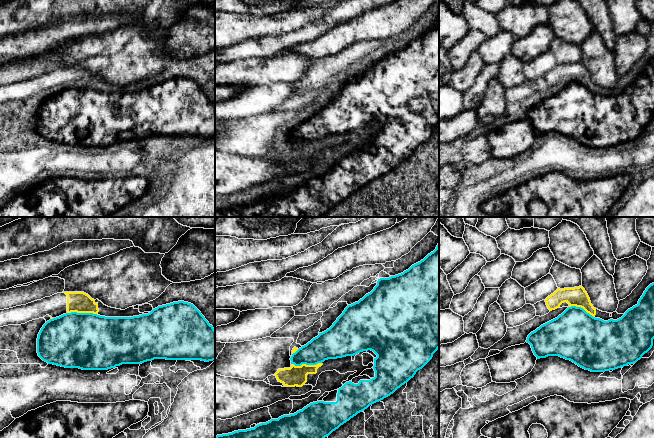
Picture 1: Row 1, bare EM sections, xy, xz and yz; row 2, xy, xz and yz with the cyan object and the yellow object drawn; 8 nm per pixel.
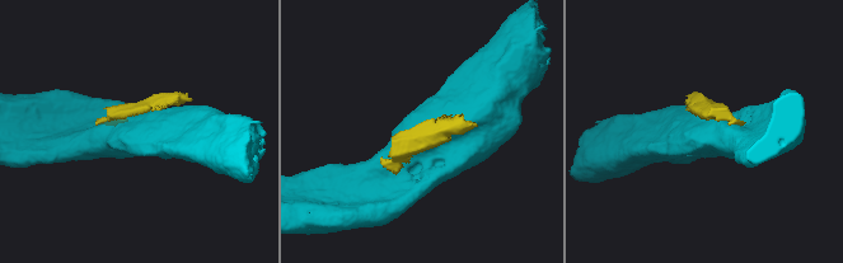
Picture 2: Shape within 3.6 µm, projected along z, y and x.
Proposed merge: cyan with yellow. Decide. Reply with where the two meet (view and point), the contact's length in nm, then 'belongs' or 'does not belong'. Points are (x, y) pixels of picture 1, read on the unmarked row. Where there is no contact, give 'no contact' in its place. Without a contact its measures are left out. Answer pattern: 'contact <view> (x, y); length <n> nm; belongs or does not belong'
contact xz (306, 140); length 240 nm; does not belong

